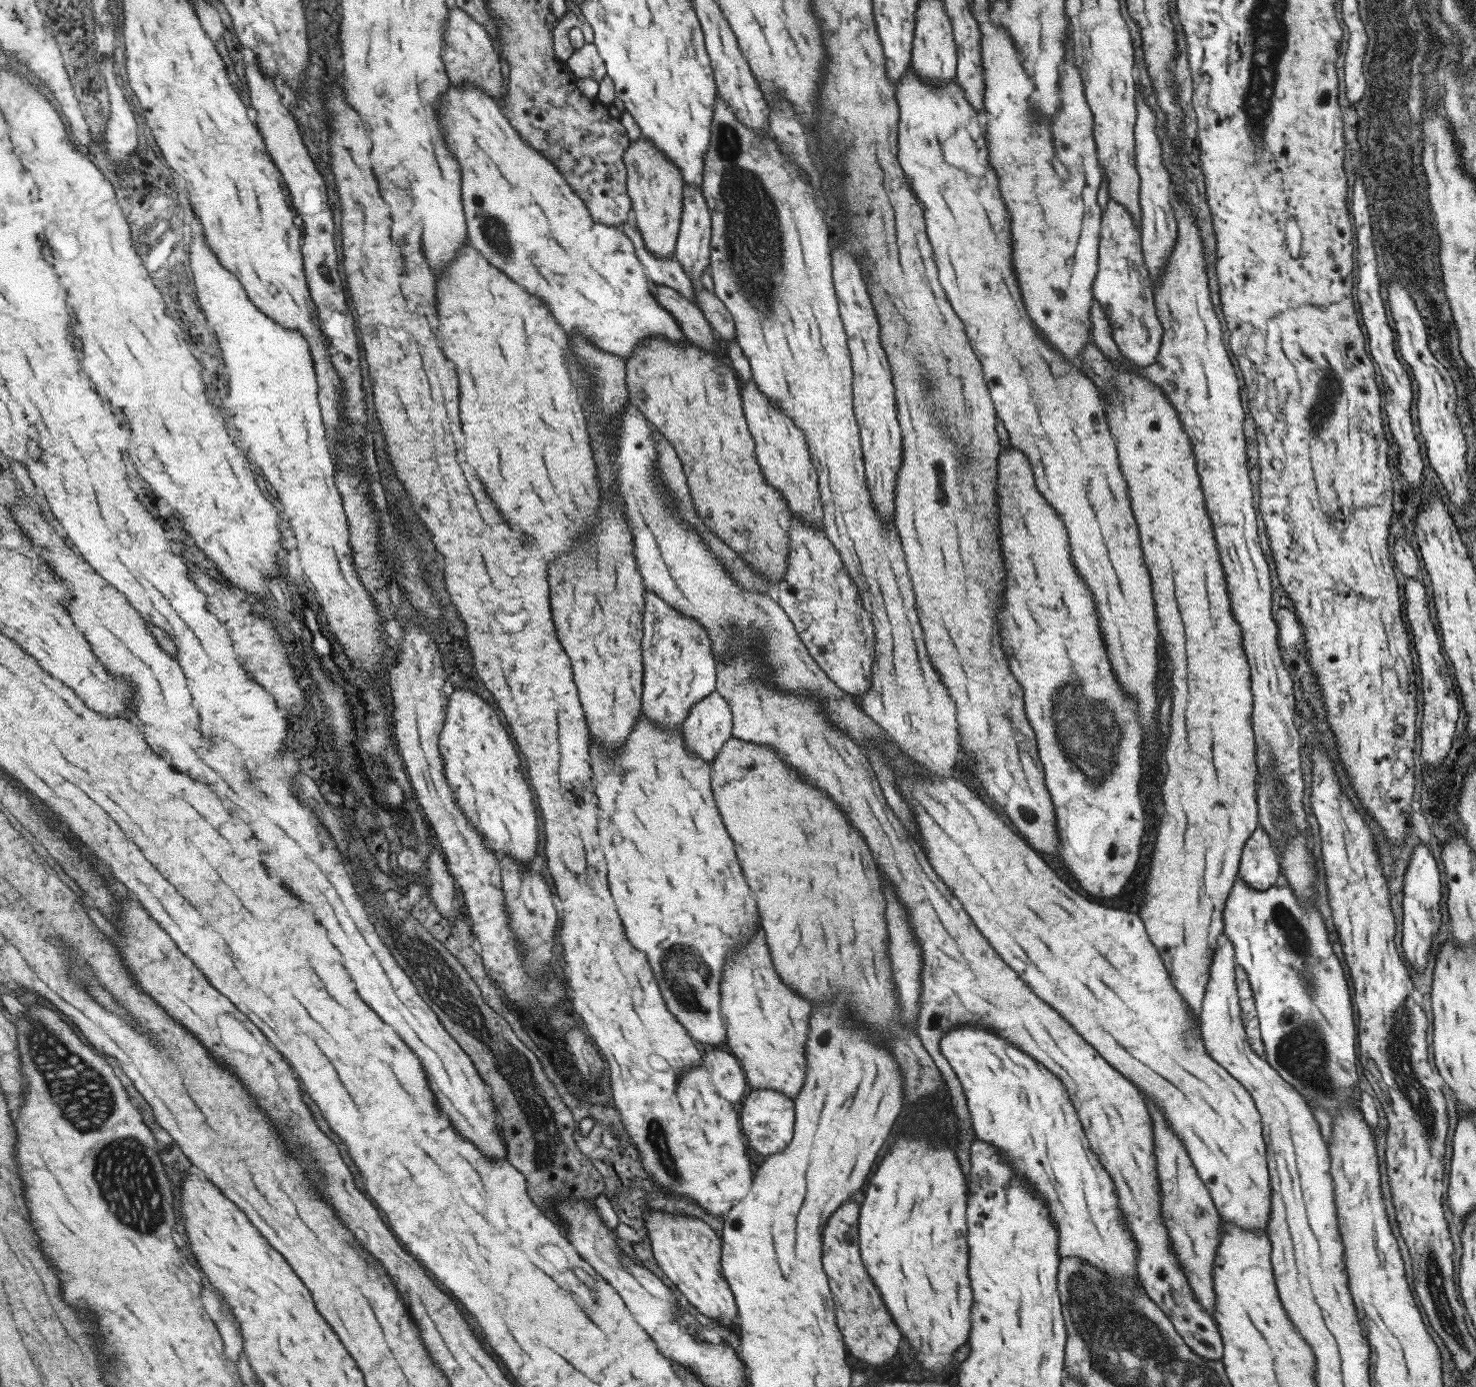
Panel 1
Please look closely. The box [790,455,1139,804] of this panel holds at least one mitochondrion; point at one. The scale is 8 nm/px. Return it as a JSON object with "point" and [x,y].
{"point":[1088,733]}

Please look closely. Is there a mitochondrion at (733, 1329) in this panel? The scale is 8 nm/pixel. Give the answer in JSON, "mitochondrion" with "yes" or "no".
{"mitochondrion":"no"}

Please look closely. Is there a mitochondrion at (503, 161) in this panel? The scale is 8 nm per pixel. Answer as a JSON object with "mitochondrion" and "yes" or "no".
{"mitochondrion":"no"}

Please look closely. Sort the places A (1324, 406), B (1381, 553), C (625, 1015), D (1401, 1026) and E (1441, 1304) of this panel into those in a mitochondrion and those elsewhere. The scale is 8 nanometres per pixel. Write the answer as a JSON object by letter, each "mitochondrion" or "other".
{"A":"mitochondrion","B":"other","C":"other","D":"mitochondrion","E":"mitochondrion"}

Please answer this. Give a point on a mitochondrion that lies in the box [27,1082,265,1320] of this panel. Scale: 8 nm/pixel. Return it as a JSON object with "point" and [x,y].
{"point":[139,1203]}

